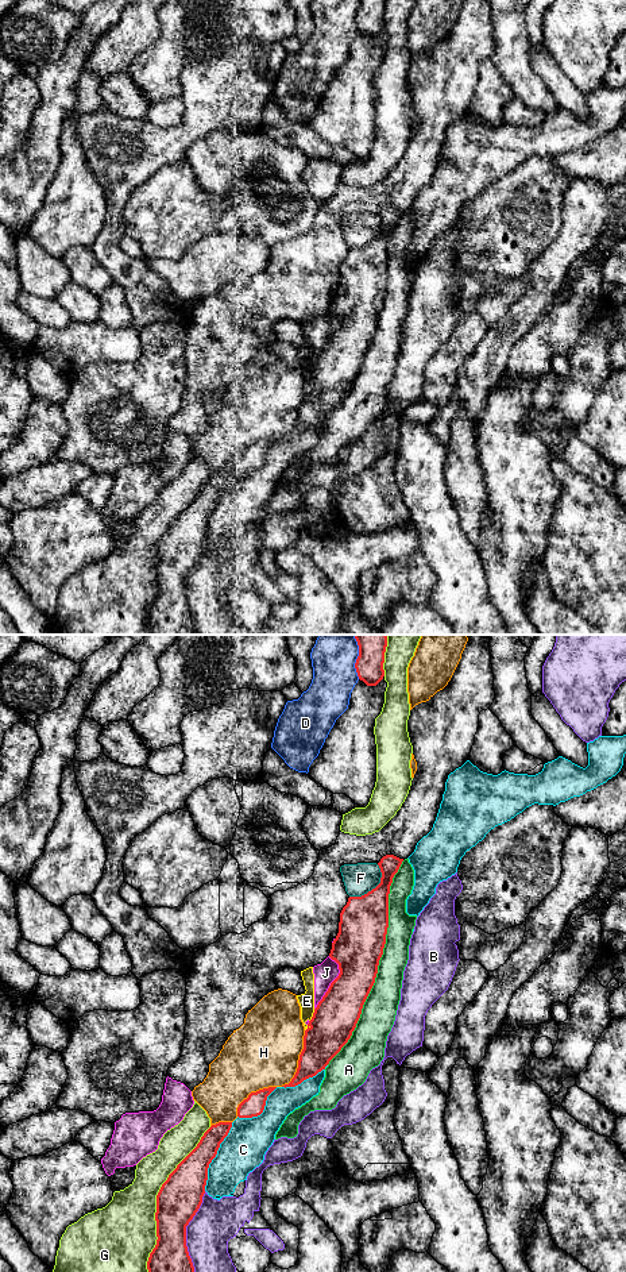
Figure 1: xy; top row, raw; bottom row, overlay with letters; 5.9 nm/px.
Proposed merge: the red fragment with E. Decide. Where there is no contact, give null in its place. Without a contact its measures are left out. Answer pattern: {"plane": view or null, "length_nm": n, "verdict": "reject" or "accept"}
{"plane": "xy", "length_nm": 90, "verdict": "reject"}

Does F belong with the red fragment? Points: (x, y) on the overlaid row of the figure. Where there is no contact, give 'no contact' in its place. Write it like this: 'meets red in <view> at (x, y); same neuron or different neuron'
meets red in xy at (373, 889); different neuron

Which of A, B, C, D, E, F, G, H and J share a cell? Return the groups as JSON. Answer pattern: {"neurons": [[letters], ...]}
{"neurons": [["A"], ["B"], ["C"], ["D"], ["E", "J"], ["F"], ["G"], ["H"]]}

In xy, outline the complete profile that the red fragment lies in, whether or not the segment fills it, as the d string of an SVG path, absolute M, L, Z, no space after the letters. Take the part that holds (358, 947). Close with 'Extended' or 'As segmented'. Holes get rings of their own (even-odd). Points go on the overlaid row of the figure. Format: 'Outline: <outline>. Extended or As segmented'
Outline: M386 855L378 863L382 878L380 883L362 897L349 897L347 905L340 913L339 933L332 943L332 949L329 957L339 964L340 974L331 983L328 991L318 1002L314 1009L313 1017L308 1024L308 1029L304 1036L304 1049L300 1055L298 1068L289 1084L282 1087L295 1087L304 1080L316 1076L318 1072L325 1069L329 1061L341 1051L341 1048L348 1042L352 1036L352 1032L356 1028L356 1024L360 1018L363 1005L375 983L378 974L379 960L383 955L383 948L386 944L386 934L389 928L389 894L390 886L393 883L394 875L398 872L403 859L399 859L394 855Z. As segmented

